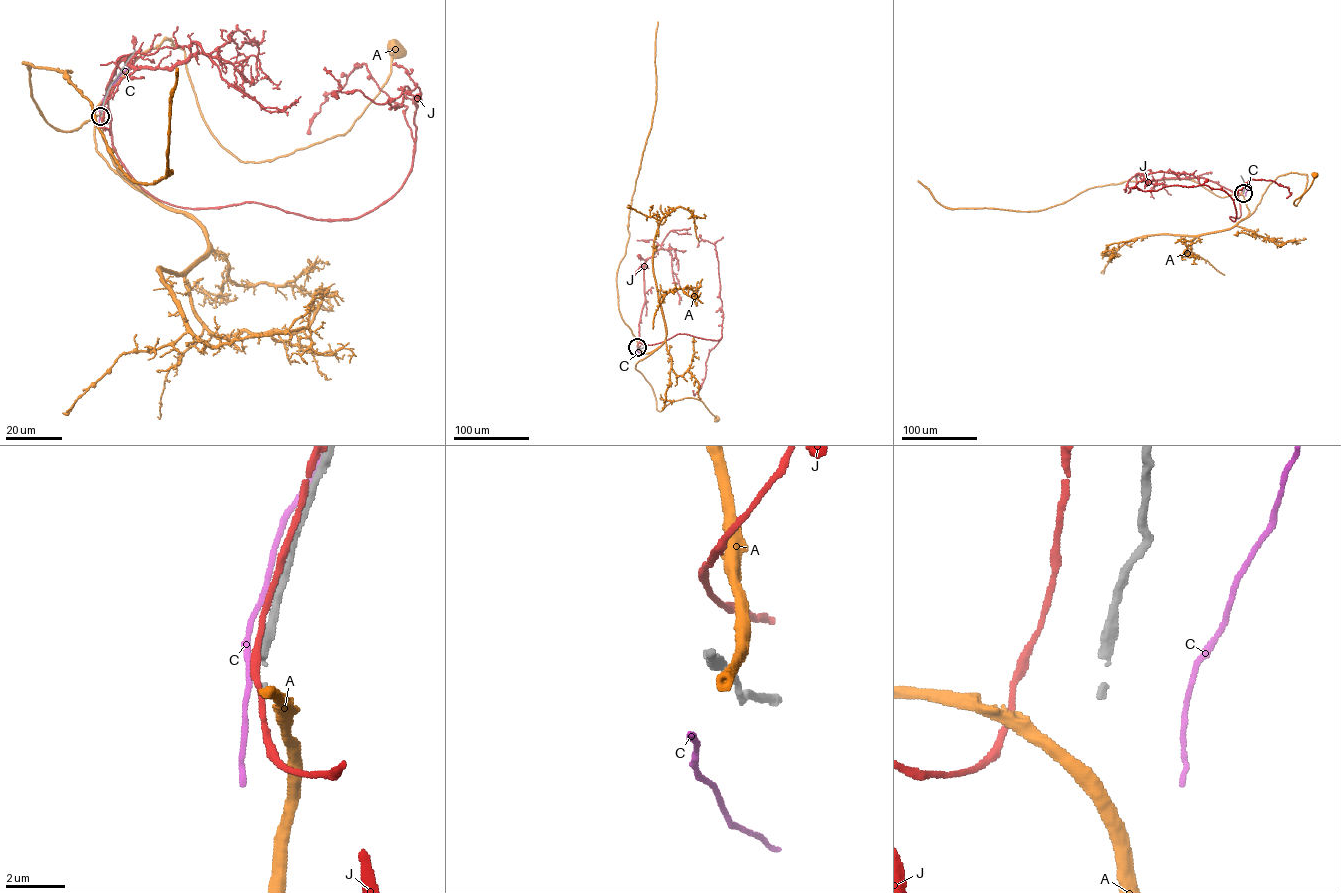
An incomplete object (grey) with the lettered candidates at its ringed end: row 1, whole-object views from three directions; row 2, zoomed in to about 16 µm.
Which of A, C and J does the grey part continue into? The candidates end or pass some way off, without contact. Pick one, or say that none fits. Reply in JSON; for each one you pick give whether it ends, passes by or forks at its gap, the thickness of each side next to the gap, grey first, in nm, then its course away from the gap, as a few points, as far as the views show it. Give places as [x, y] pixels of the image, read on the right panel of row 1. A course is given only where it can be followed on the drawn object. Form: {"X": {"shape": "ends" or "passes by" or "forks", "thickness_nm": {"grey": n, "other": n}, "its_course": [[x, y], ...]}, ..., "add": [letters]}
{"add": []}

